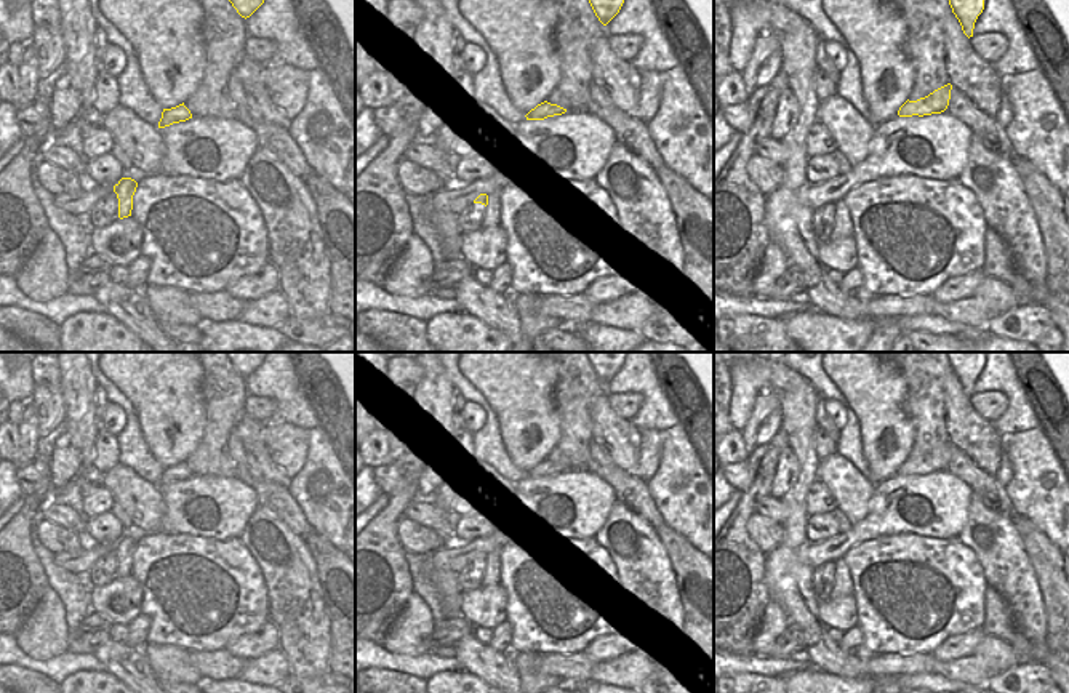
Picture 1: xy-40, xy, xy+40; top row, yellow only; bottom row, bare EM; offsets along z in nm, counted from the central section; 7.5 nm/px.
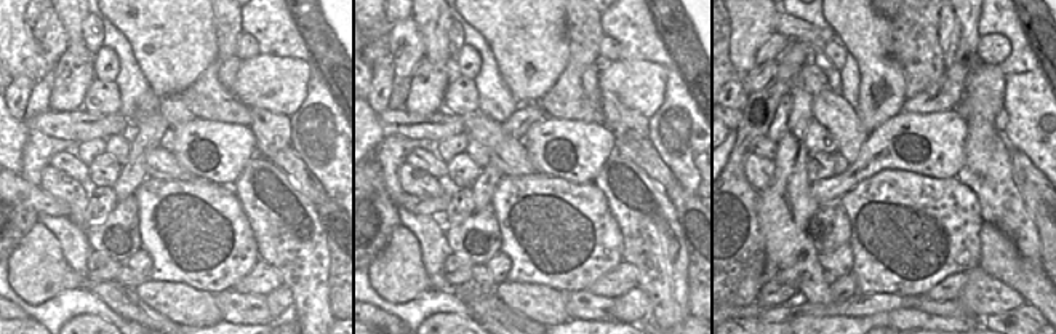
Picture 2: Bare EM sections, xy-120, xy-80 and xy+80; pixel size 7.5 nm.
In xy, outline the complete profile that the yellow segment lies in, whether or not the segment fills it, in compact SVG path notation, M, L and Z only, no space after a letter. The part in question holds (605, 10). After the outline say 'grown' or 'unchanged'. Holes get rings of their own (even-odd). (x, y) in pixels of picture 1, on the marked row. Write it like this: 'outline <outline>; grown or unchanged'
outline M589 0L599 21L607 26L621 10L624 0Z; unchanged

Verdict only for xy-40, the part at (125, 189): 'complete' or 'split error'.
complete

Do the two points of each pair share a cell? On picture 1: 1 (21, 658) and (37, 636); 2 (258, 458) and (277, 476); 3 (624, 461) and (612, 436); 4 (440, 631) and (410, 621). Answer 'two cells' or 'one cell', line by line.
1: two cells
2: one cell
3: one cell
4: two cells

